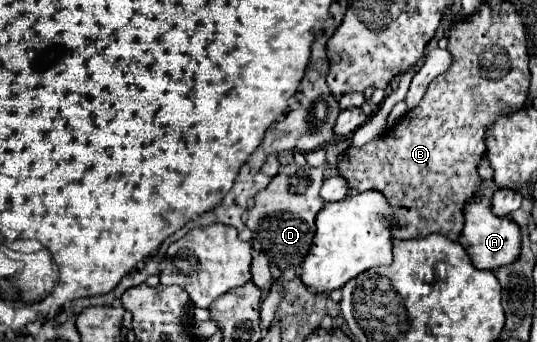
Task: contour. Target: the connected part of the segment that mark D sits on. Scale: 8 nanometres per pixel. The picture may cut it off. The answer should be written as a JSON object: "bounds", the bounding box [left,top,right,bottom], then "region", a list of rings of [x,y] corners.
{"bounds":[247,166,325,272],"region":[[[283,166],[269,186],[255,196],[255,206],[247,212],[247,228],[253,232],[253,250],[265,254],[269,262],[275,264],[281,272],[287,268],[299,270],[305,256],[309,254],[315,236],[315,216],[325,206],[323,198],[319,196],[323,172],[323,168],[311,166]]]}

